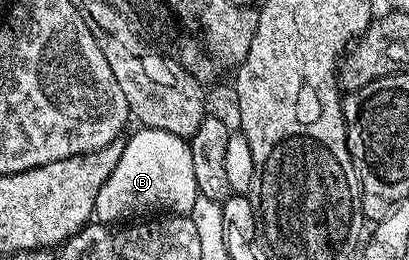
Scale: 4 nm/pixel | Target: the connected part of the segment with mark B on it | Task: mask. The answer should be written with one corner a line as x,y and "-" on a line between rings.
138,127
133,137
125,140
123,154
118,156
111,178
101,184
93,201
96,223
113,226
124,216
150,208
153,214
189,214
199,195
195,186
195,169
191,167
191,150
187,140
167,130

